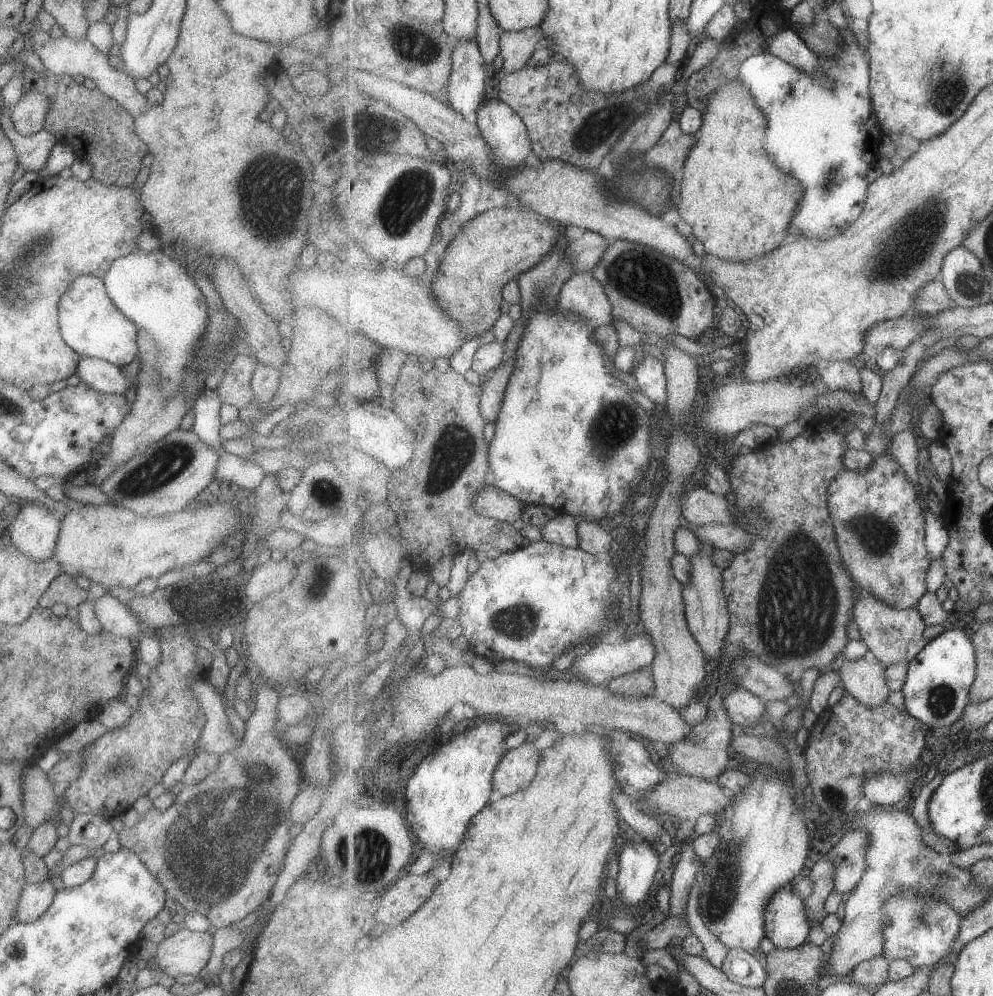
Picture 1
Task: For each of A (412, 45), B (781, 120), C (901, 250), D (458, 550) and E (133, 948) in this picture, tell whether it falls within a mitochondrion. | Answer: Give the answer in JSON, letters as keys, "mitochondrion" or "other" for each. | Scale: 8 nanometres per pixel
{"A":"mitochondrion","B":"other","C":"mitochondrion","D":"other","E":"other"}

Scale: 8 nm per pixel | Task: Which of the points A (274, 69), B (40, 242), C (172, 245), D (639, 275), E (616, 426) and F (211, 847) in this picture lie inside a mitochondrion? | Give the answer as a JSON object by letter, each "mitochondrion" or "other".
{"A":"other","B":"mitochondrion","C":"other","D":"mitochondrion","E":"mitochondrion","F":"mitochondrion"}

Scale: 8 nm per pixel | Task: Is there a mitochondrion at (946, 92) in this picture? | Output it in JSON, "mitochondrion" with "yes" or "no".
{"mitochondrion":"yes"}

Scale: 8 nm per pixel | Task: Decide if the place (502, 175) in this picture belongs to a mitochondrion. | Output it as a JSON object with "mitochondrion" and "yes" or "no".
{"mitochondrion":"no"}

